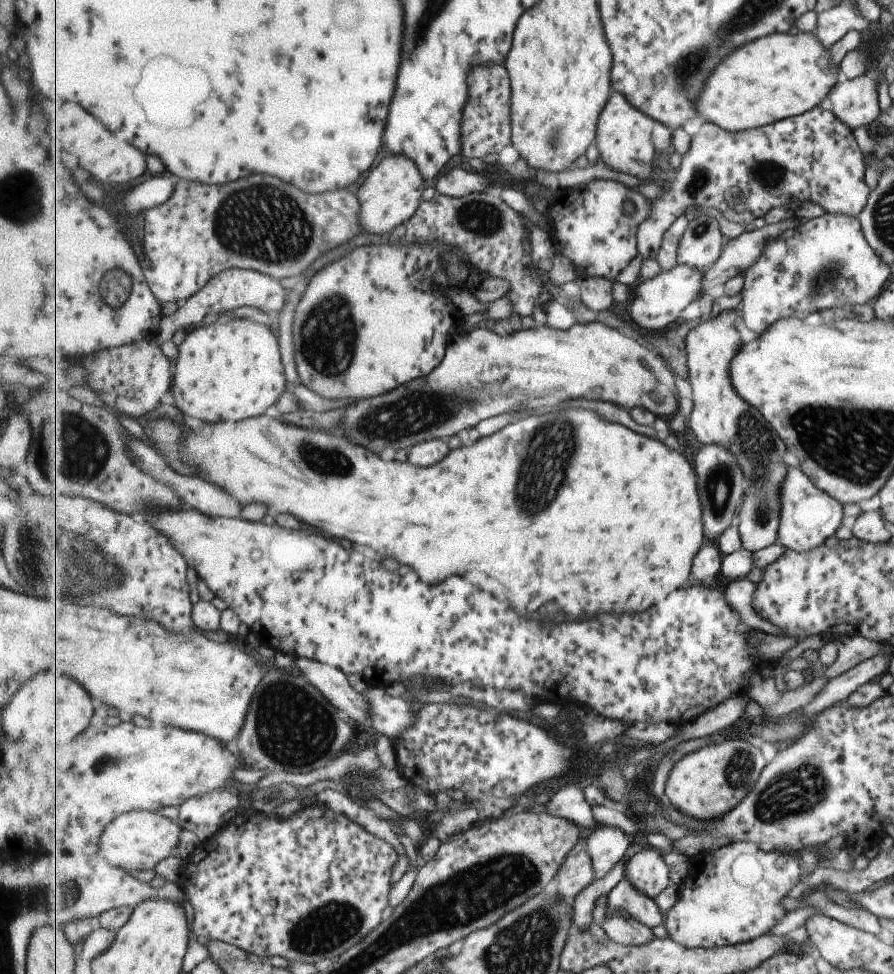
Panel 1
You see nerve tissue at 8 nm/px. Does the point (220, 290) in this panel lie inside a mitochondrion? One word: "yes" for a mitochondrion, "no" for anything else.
no

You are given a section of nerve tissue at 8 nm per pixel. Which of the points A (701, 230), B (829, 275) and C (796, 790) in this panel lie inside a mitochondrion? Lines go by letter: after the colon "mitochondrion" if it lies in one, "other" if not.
A: mitochondrion
B: mitochondrion
C: mitochondrion

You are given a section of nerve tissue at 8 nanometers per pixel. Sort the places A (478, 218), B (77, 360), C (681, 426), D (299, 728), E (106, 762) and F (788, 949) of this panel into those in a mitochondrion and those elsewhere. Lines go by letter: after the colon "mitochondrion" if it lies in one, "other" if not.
A: mitochondrion
B: other
C: other
D: mitochondrion
E: mitochondrion
F: other

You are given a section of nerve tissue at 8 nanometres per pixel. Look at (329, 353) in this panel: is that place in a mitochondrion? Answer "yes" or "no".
yes

